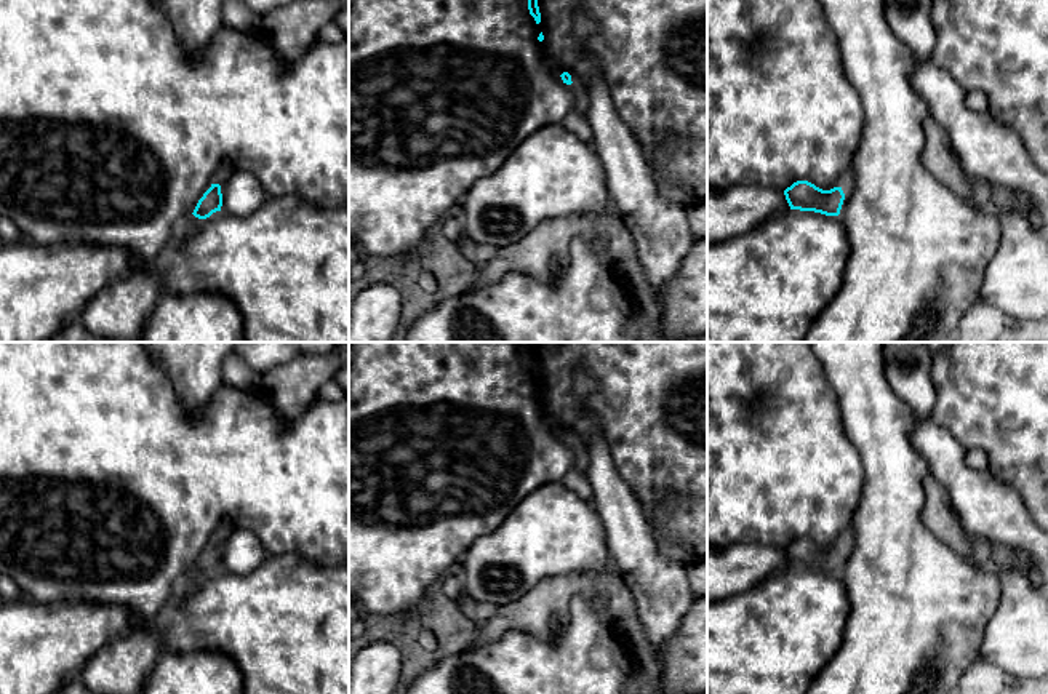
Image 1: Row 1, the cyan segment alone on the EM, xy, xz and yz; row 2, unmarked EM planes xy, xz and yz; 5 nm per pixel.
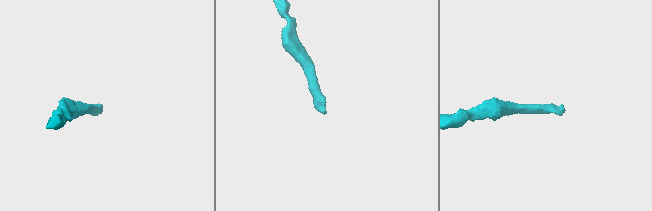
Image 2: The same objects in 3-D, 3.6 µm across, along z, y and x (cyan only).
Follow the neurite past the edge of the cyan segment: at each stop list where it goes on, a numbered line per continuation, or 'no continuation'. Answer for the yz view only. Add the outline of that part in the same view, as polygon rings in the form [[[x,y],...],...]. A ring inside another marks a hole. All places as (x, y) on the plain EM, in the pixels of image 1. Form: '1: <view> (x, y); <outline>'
1: yz (847, 536); [[[851,523],[842,531],[840,539],[843,552],[850,552],[854,545],[854,528]]]

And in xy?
1: xy (226, 528); [[[226,520],[216,531],[214,531],[214,542],[224,542],[230,534],[232,534],[232,531],[234,531],[235,528],[234,528],[234,524],[229,521],[229,520]]]

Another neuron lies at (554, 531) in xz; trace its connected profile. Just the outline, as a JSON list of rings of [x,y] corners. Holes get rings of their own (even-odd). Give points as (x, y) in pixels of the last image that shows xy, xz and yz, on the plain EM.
[[[562,481],[538,488],[461,558],[462,590],[501,608],[541,580],[598,572],[611,564],[603,523],[592,502]]]

